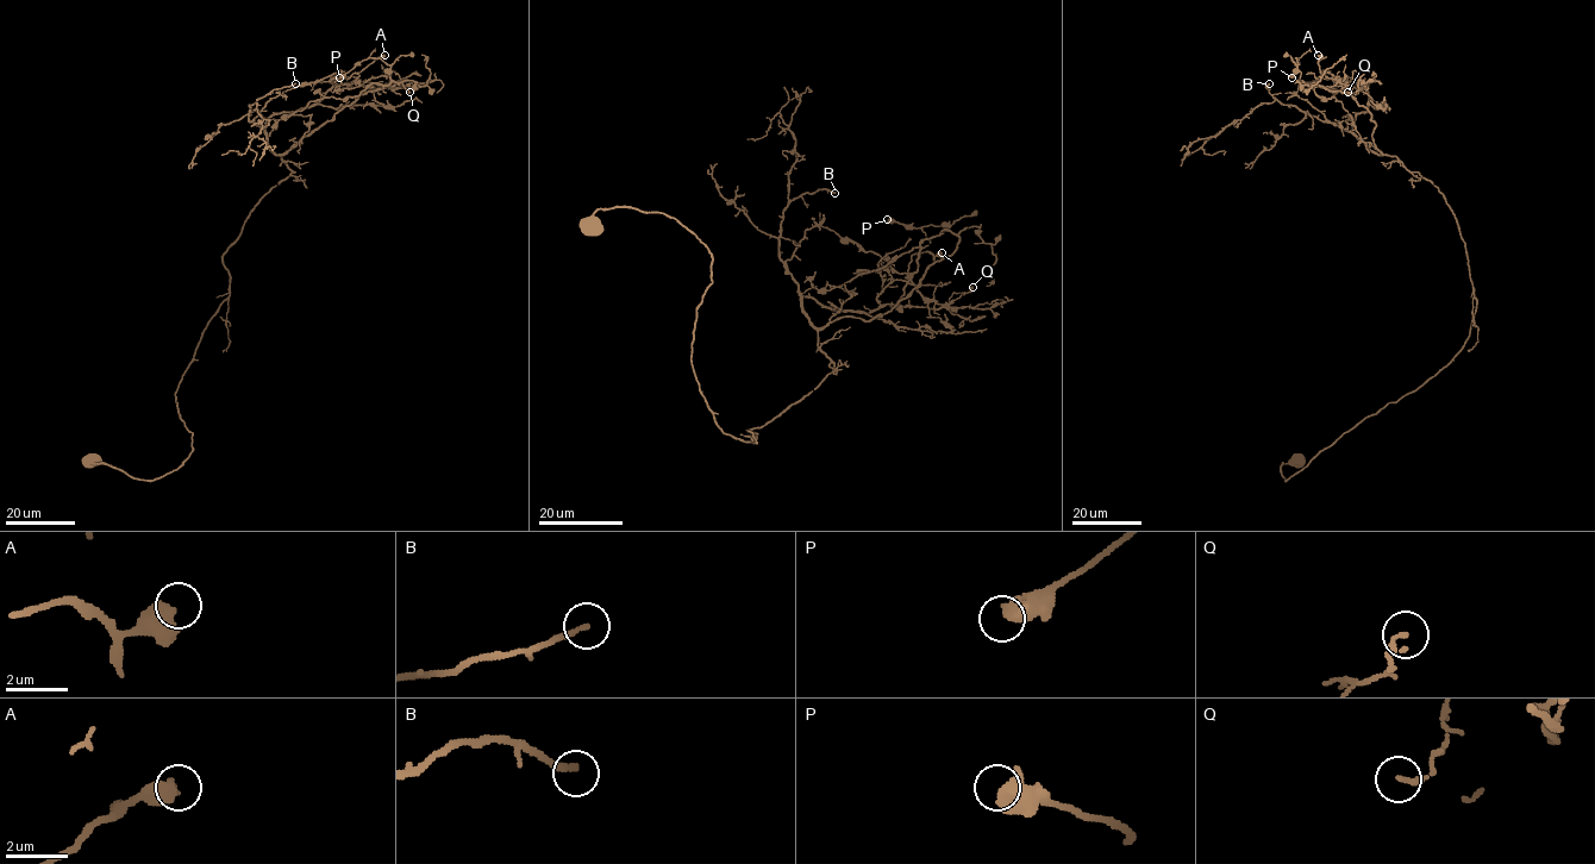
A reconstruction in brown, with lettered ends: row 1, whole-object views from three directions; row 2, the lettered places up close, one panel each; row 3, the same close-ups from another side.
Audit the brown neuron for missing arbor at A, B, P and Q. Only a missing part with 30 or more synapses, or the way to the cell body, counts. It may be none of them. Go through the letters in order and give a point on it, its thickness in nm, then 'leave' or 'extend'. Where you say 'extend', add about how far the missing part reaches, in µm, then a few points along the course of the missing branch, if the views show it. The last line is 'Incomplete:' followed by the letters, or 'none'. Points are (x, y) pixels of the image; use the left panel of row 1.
A: place (385, 55); calibre 440 nm; leave
B: place (295, 83); calibre 180 nm; leave
P: place (339, 77); calibre 600 nm; leave
Q: place (410, 92); calibre 130 nm; leave
Incomplete: none

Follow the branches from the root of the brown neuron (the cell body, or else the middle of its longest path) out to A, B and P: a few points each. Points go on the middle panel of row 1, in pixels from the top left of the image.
A: (593, 227), (632, 207), (705, 245), (690, 363), (743, 442), (834, 368), (800, 293), (870, 313), (942, 252)
B: (593, 227), (632, 207), (705, 245), (690, 363), (752, 442), (834, 368), (779, 235), (790, 201), (834, 193)
P: (593, 227), (632, 207), (705, 245), (690, 363), (752, 442), (833, 370), (820, 330), (956, 248), (887, 219)

